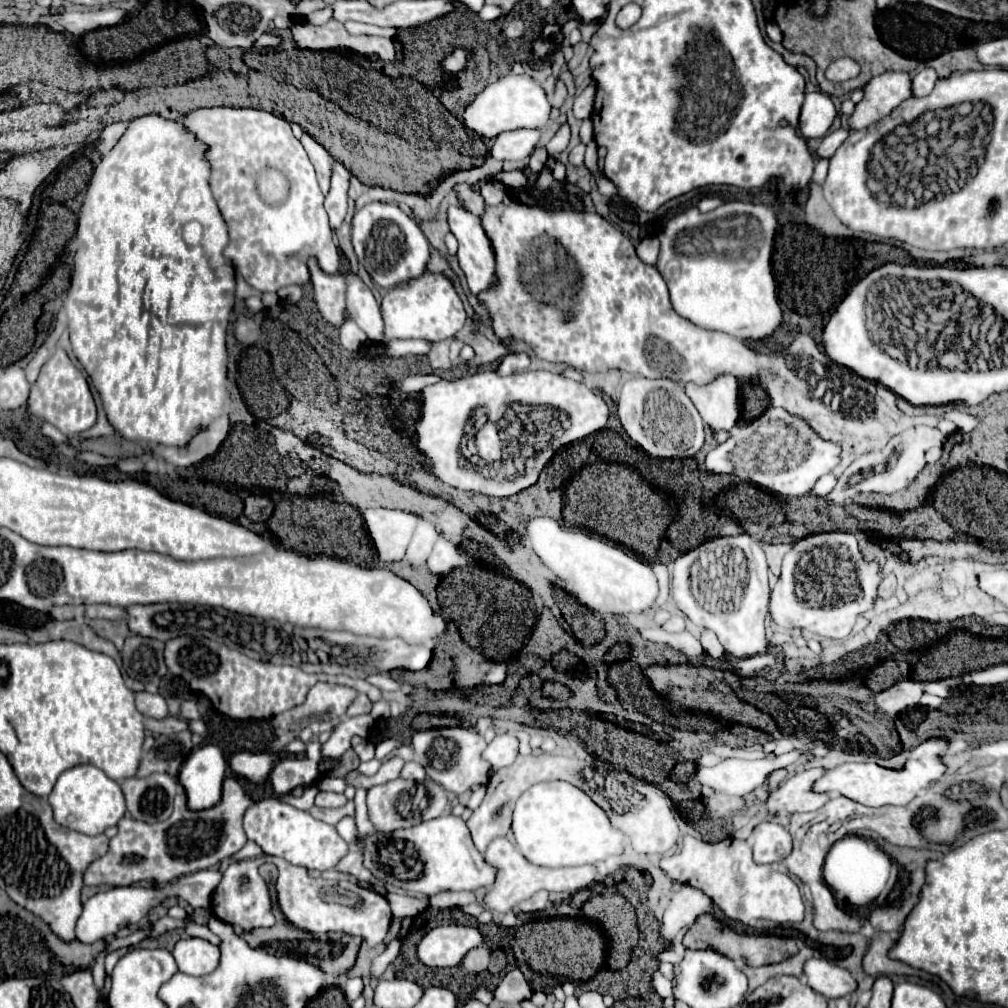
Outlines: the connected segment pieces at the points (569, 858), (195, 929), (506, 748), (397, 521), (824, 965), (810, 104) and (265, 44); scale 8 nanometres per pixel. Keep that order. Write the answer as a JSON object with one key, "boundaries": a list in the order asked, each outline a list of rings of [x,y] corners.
{"boundaries":[[[[565,781],[537,783],[521,795],[513,811],[513,835],[523,857],[543,867],[597,863],[623,851],[623,835],[611,827],[605,811]]],[[[187,923],[185,925],[185,931],[191,935],[191,937],[201,937],[201,939],[207,939],[207,941],[211,941],[213,945],[217,945],[219,943],[219,937],[217,935],[213,935],[205,925],[197,925],[197,923]]],[[[496,735],[483,752],[494,771],[512,764],[518,755],[518,740],[516,737]]],[[[377,507],[377,509],[367,509],[363,513],[363,519],[377,547],[379,559],[385,563],[401,561],[405,557],[405,549],[413,537],[419,517],[397,509]]],[[[809,959],[805,963],[805,977],[807,985],[827,999],[839,999],[857,991],[857,981],[853,975],[827,959]]],[[[821,91],[805,93],[805,101],[799,115],[801,135],[805,139],[825,137],[835,115],[837,115],[837,109],[827,93],[821,93]]],[[[265,31],[257,41],[253,41],[253,49],[257,49],[257,51],[267,51],[267,49],[279,49],[279,45],[281,45],[281,37],[279,35],[275,35],[275,33],[271,33],[271,31]]]]}

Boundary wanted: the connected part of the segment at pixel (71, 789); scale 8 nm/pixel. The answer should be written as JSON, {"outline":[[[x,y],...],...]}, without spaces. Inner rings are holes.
{"outline":[[[77,765],[61,773],[53,791],[49,793],[49,805],[59,825],[83,835],[99,835],[107,827],[117,825],[117,821],[125,815],[125,797],[119,783],[109,779],[95,765]]]}

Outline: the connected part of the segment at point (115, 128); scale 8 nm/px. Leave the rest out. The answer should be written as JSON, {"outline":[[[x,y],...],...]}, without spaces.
{"outline":[[[111,123],[101,129],[99,137],[101,137],[103,151],[109,151],[115,145],[115,141],[119,141],[119,137],[123,135],[123,129],[125,129],[125,123]]]}

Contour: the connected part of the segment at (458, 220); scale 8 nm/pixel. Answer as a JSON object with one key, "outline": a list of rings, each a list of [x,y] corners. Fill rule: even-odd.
{"outline":[[[455,205],[447,207],[447,223],[449,231],[459,241],[459,267],[467,277],[469,291],[477,295],[495,279],[495,253],[491,249],[491,241],[487,241],[487,235],[479,225],[479,217],[471,217],[465,209]]]}

